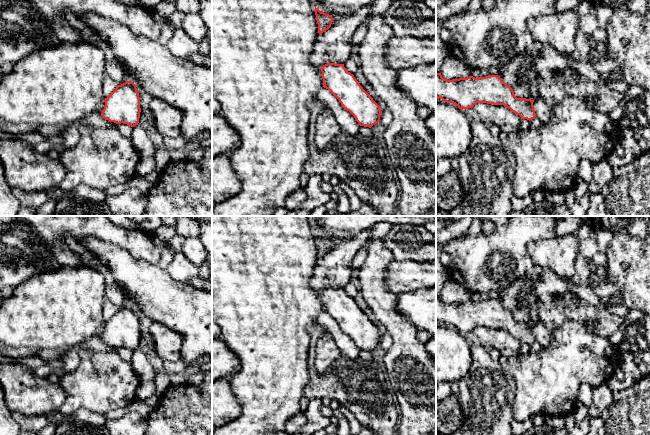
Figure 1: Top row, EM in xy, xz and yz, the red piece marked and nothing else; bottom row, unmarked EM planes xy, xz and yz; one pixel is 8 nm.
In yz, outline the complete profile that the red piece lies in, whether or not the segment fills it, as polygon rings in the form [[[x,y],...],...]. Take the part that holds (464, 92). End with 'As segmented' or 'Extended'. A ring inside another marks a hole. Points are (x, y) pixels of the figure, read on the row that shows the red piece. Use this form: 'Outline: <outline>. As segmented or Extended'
Outline: [[[436,73],[436,97],[447,103],[455,104],[459,109],[473,108],[476,103],[487,103],[493,105],[504,105],[521,119],[532,120],[536,117],[533,102],[534,100],[526,98],[517,98],[513,89],[502,81],[498,75],[488,75],[485,77],[459,78],[447,80],[441,73]]]. As segmented

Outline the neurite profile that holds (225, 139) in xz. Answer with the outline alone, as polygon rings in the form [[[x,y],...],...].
[[[220,114],[212,115],[212,158],[229,154],[241,145],[238,133]]]

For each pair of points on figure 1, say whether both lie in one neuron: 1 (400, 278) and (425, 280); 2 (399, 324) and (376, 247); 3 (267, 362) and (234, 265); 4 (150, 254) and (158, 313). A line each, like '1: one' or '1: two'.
1: one
2: one
3: one
4: two

